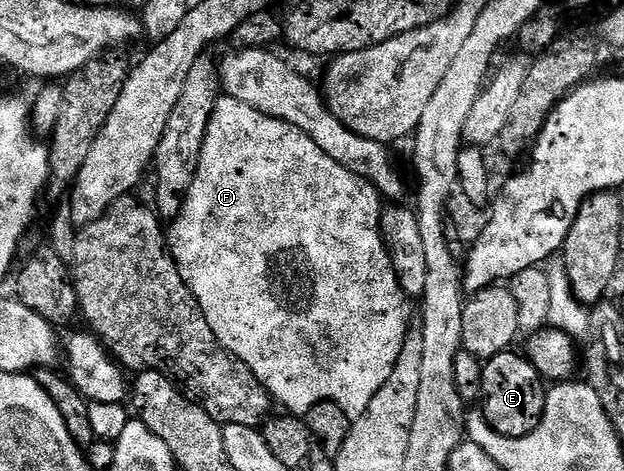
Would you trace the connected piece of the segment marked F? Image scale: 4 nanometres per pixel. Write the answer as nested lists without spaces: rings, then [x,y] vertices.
[[[218,96],[215,103],[215,111],[211,115],[211,123],[207,127],[207,135],[203,143],[203,151],[199,159],[197,174],[187,191],[180,215],[178,215],[176,221],[172,222],[171,228],[168,230],[167,244],[169,252],[173,254],[175,263],[179,267],[179,275],[183,275],[183,283],[187,283],[191,295],[195,295],[195,299],[199,303],[203,315],[207,315],[207,323],[211,327],[211,331],[215,331],[215,339],[227,351],[234,353],[240,361],[247,363],[247,367],[251,367],[255,379],[259,379],[259,383],[263,383],[263,387],[269,392],[270,398],[276,404],[278,401],[279,404],[286,405],[289,408],[286,410],[290,414],[304,415],[311,411],[311,407],[315,407],[315,403],[319,403],[320,401],[334,401],[339,407],[343,407],[343,411],[350,419],[363,416],[368,409],[368,404],[375,399],[375,393],[387,383],[387,379],[391,376],[391,371],[395,368],[399,351],[403,350],[404,337],[408,335],[411,328],[411,322],[409,322],[409,305],[411,305],[411,301],[399,287],[399,279],[395,279],[395,271],[389,258],[389,252],[385,249],[385,244],[381,238],[380,224],[375,220],[375,209],[373,213],[373,197],[375,198],[373,186],[367,184],[359,175],[347,171],[347,167],[335,163],[335,159],[331,159],[331,155],[327,155],[327,151],[323,151],[315,143],[311,143],[311,139],[307,139],[307,135],[303,135],[301,129],[289,125],[286,121],[280,121],[274,117],[263,115],[259,111],[247,107],[247,103],[239,103],[239,99],[235,99],[234,97]]]

